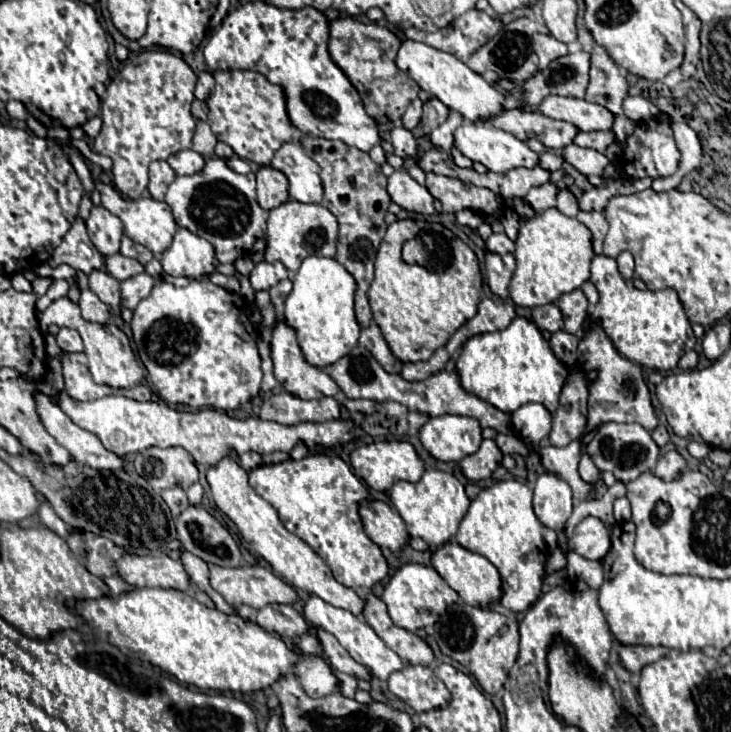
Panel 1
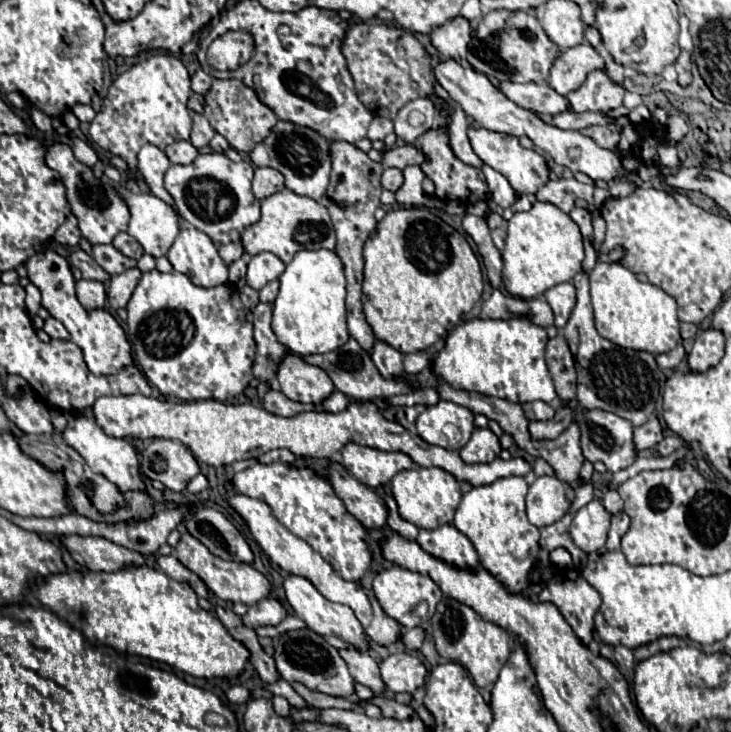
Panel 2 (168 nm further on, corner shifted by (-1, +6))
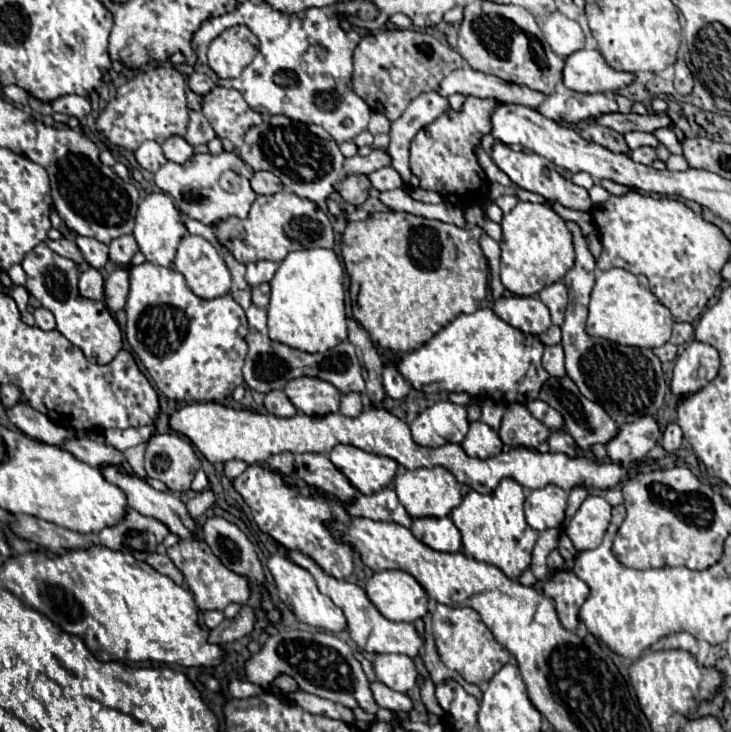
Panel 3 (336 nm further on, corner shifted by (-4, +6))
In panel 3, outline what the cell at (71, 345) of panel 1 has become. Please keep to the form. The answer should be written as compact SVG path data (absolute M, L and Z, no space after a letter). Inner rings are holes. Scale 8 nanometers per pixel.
M37 308L35 312L33 312L33 316L35 316L35 322L37 322L37 326L41 328L41 330L55 330L55 316L49 312L49 310L45 310L45 308Z

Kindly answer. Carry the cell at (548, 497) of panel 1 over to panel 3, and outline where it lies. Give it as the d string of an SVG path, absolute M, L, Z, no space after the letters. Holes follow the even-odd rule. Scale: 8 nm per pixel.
M555 484L533 490L525 500L527 524L537 532L559 526L565 520L565 510L567 492Z

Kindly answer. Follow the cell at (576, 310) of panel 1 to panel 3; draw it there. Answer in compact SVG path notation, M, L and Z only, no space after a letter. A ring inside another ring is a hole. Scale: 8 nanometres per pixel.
M555 282L547 288L543 288L539 292L539 298L543 300L543 304L549 308L551 312L551 322L561 326L563 324L563 318L565 318L565 308L567 308L567 288L563 282Z

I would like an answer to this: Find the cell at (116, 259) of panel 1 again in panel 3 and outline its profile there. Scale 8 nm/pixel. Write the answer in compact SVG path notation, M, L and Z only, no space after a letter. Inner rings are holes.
M77 236L77 246L81 248L85 260L89 262L89 266L93 268L105 268L109 262L109 248L105 244L101 244L99 240L93 238L85 238L85 236Z

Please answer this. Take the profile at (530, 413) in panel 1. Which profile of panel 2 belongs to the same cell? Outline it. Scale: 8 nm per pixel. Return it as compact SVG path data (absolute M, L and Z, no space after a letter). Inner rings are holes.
M528 402L522 406L528 420L550 420L554 418L554 406L546 402Z

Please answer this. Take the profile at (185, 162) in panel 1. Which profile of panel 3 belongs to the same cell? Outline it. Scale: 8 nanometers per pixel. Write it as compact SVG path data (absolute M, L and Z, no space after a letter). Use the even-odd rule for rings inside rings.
M171 136L169 140L163 142L163 152L165 152L167 160L185 164L193 156L193 146L187 144L185 138L181 138L181 136Z

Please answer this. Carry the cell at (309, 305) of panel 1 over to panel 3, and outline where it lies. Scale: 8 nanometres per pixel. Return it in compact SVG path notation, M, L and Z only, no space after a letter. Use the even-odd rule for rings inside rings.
M309 248L289 252L271 280L269 338L305 352L325 352L347 340L343 266L333 250Z

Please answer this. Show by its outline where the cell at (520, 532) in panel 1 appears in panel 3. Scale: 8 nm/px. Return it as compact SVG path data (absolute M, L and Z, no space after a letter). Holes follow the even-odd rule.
M503 478L499 488L491 494L479 494L471 490L451 512L451 520L463 536L463 552L479 562L501 568L511 580L519 580L521 572L529 568L531 552L539 538L539 532L529 528L529 524L525 522L523 502L523 486L513 478Z

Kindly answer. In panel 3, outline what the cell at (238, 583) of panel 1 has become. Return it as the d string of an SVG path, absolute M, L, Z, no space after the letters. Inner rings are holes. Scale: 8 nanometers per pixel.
M185 538L179 540L175 546L167 550L167 556L173 560L173 564L185 574L187 586L195 596L195 602L201 610L223 610L227 604L247 604L251 596L249 578L241 576L227 566L221 564L221 560L211 552L211 548L199 540L199 538Z

